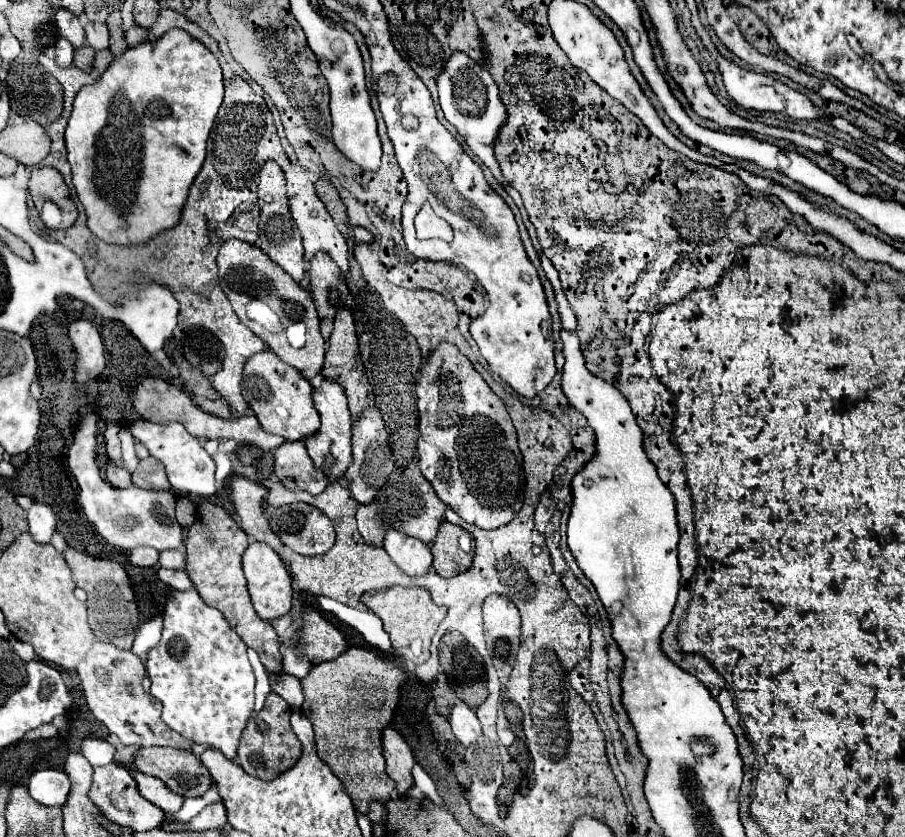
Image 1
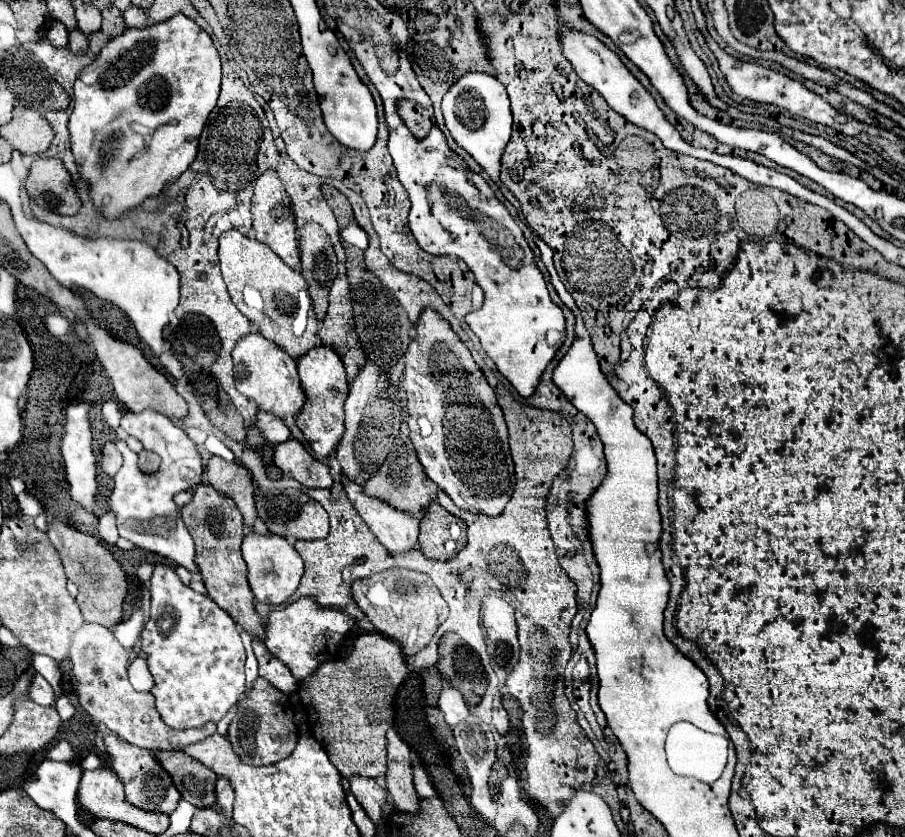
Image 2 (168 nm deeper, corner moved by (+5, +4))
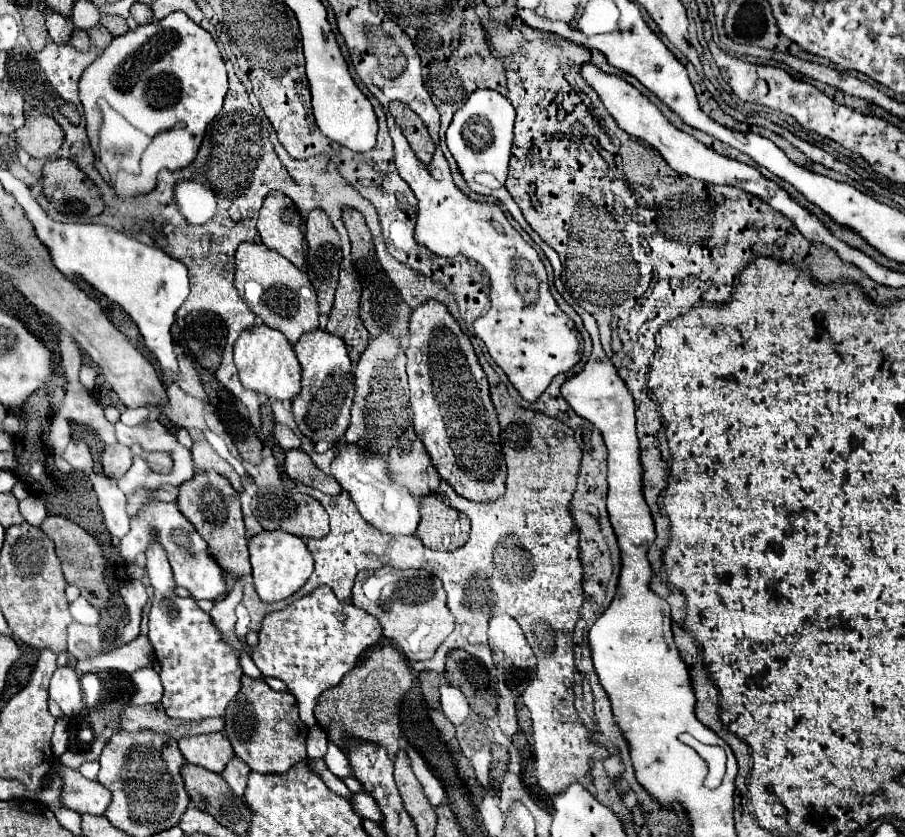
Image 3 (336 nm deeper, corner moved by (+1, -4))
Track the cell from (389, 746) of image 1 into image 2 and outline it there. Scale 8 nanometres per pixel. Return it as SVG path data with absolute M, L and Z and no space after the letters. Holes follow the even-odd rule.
M388 729L388 773L386 773L386 789L394 799L396 809L406 813L418 811L418 795L412 785L412 769L410 769L410 749L398 737L394 729Z

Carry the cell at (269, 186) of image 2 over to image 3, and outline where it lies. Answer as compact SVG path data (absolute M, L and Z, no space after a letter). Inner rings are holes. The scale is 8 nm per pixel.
M272 191L266 195L258 215L258 233L268 249L278 251L296 267L304 265L302 217L284 193Z

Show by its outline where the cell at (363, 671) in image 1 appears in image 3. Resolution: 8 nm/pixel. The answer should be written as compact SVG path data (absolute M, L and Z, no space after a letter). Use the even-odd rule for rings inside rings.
M382 645L372 655L358 663L344 679L324 691L318 697L318 703L314 707L314 715L322 729L328 729L330 739L340 747L340 739L344 735L370 739L388 749L390 757L396 757L400 749L400 719L398 719L398 707L404 697L404 693L412 685L412 671L408 667L406 657L392 645Z

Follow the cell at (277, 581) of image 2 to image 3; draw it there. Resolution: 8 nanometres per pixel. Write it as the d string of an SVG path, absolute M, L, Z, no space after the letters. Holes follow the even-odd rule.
M262 531L254 535L248 543L250 551L250 563L252 563L252 575L254 575L254 585L262 601L274 603L280 599L288 599L292 593L296 593L312 575L314 569L314 559L312 553L308 551L306 543L290 535L286 531Z

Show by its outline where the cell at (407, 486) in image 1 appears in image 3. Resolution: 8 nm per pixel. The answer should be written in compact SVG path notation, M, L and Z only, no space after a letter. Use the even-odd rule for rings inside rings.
M414 427L400 431L400 443L394 443L392 451L388 451L388 467L394 471L396 483L408 487L416 499L436 493L440 485L440 475Z

